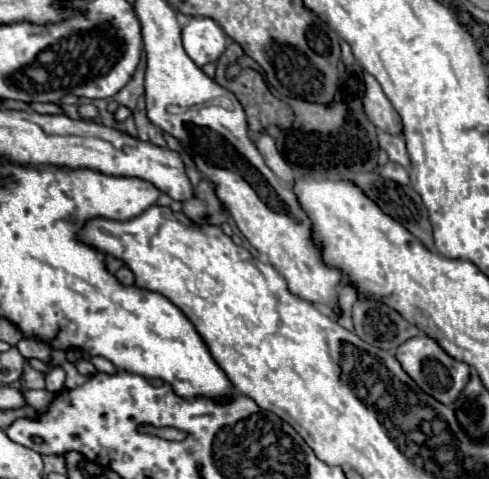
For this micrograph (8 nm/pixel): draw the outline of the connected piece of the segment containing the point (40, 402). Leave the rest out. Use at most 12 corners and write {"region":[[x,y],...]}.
{"region":[[21,390],[36,413],[43,413],[55,397],[47,390]]}

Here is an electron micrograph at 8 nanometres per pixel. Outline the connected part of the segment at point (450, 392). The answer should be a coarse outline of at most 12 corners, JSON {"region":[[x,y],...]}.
{"region":[[429,335],[397,347],[395,357],[427,395],[451,405],[469,365]]}

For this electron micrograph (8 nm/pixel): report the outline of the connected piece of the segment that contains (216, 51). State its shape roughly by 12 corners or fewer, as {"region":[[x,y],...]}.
{"region":[[191,17],[183,47],[197,67],[215,63],[227,35],[211,17]]}

